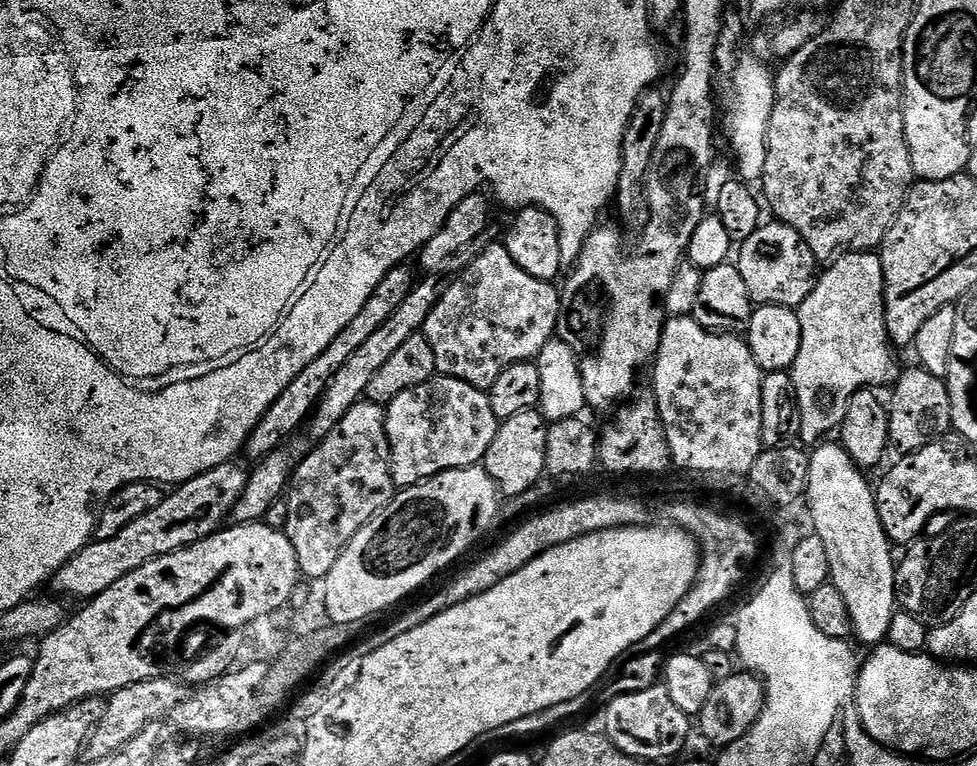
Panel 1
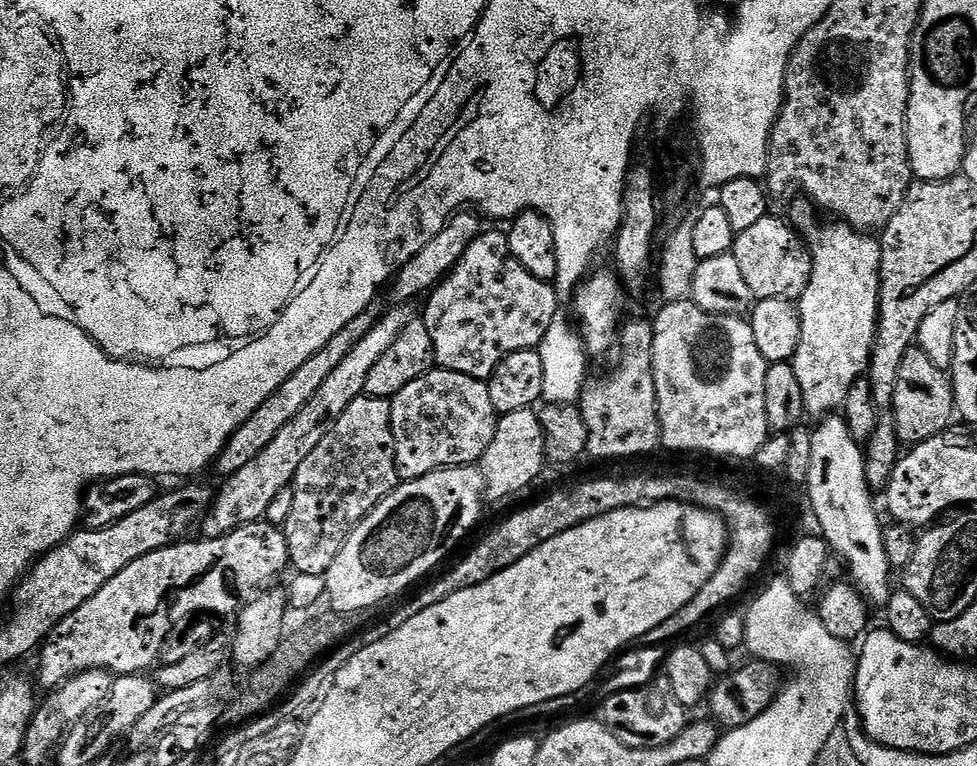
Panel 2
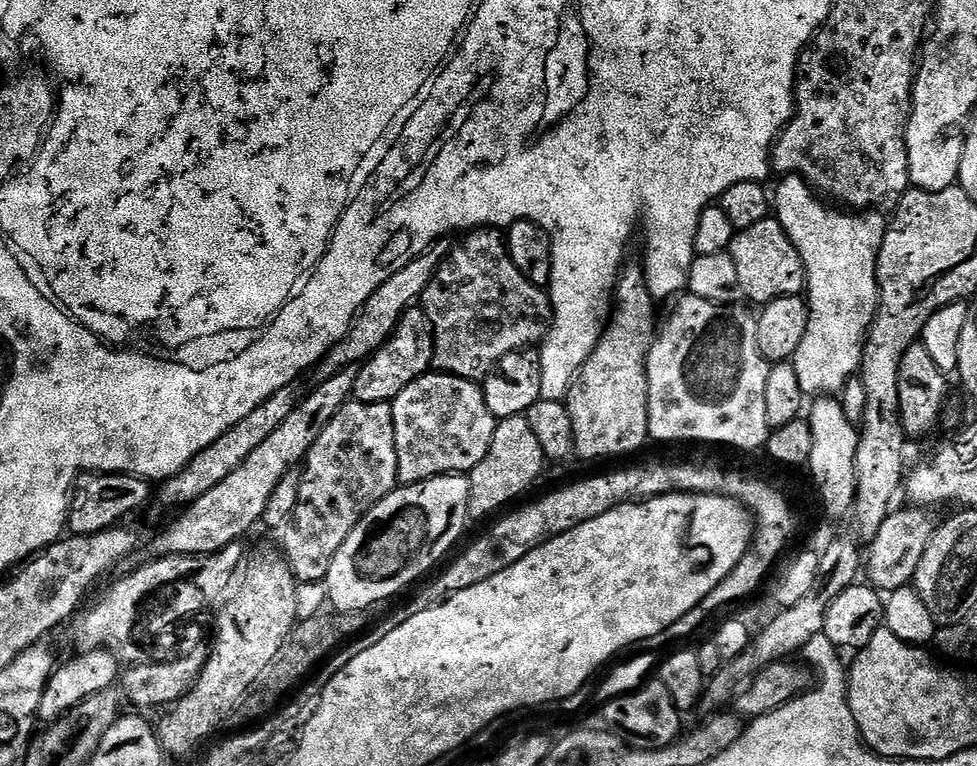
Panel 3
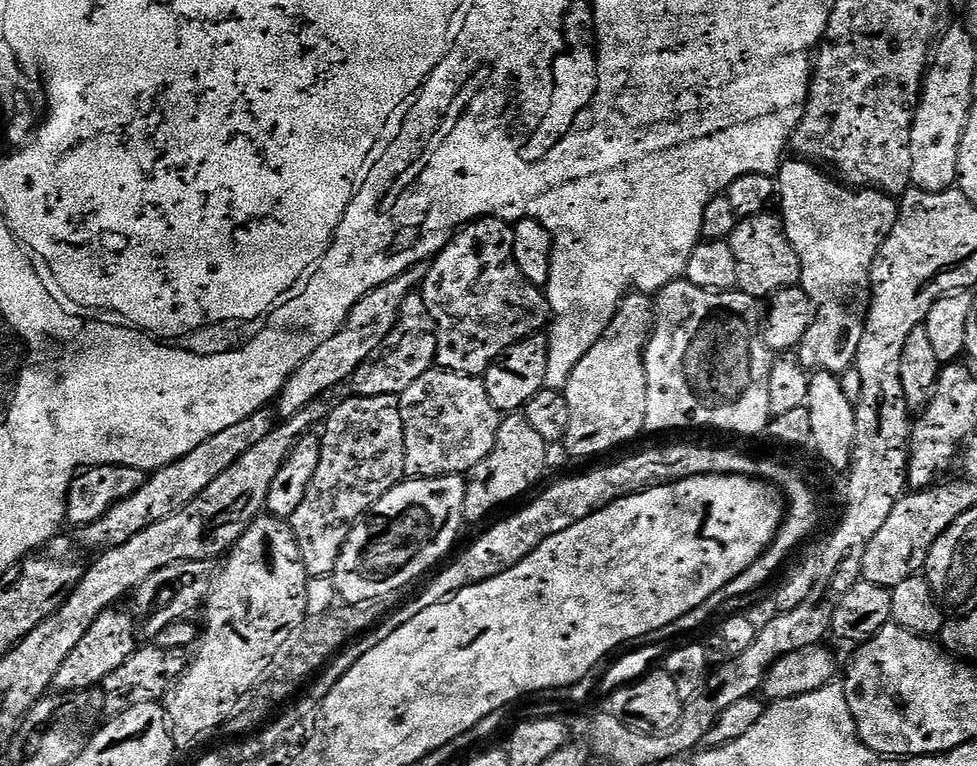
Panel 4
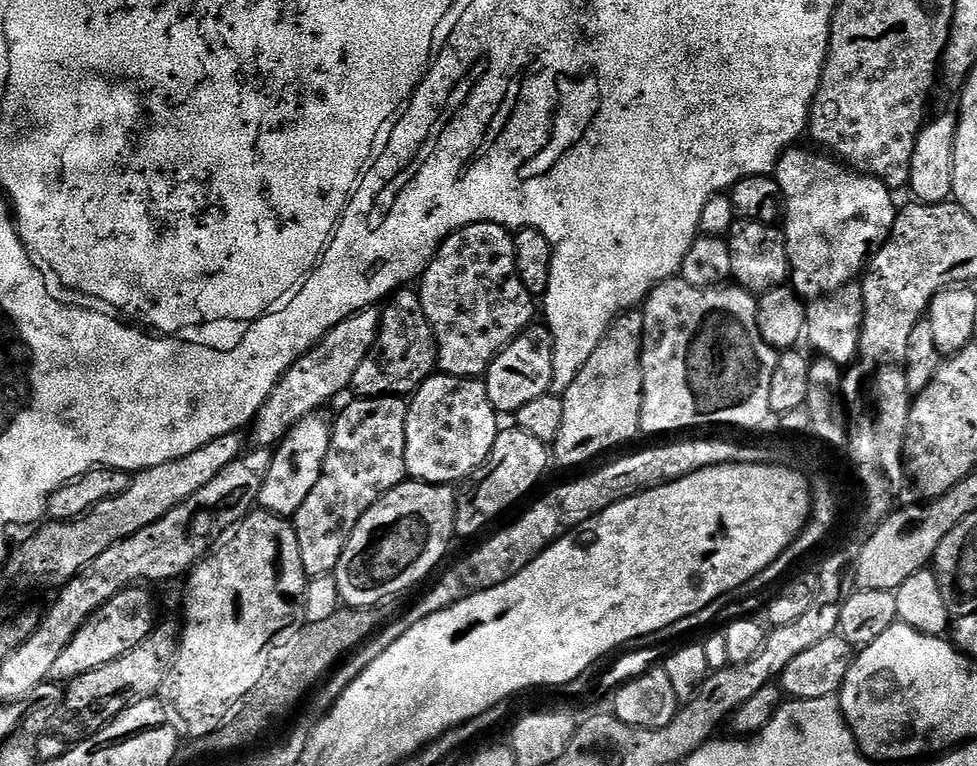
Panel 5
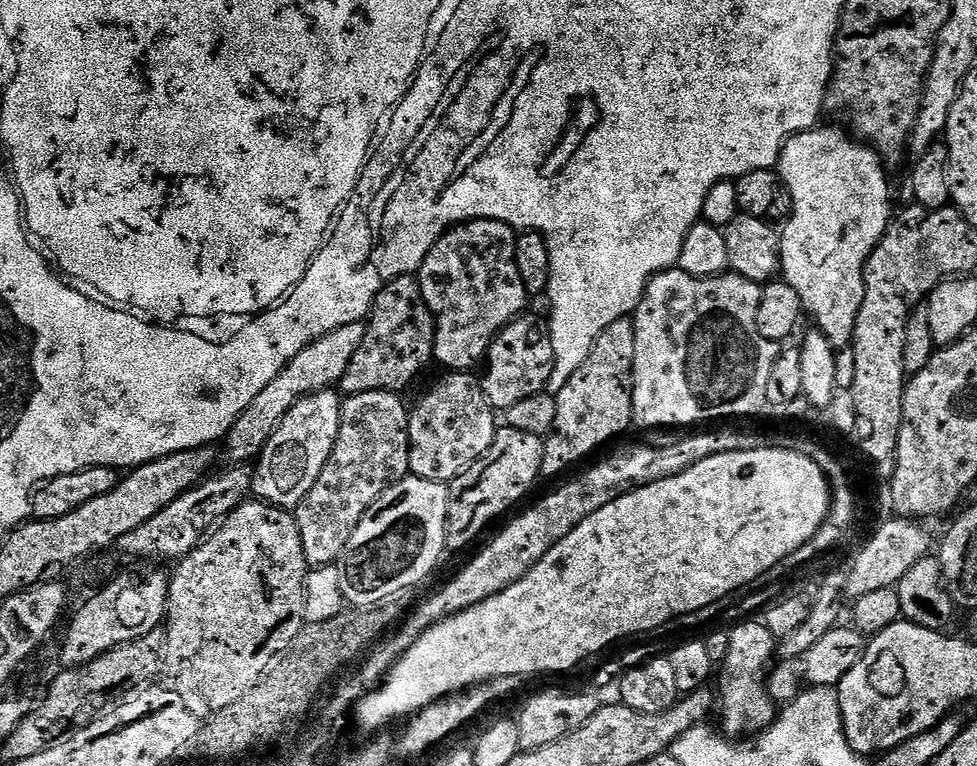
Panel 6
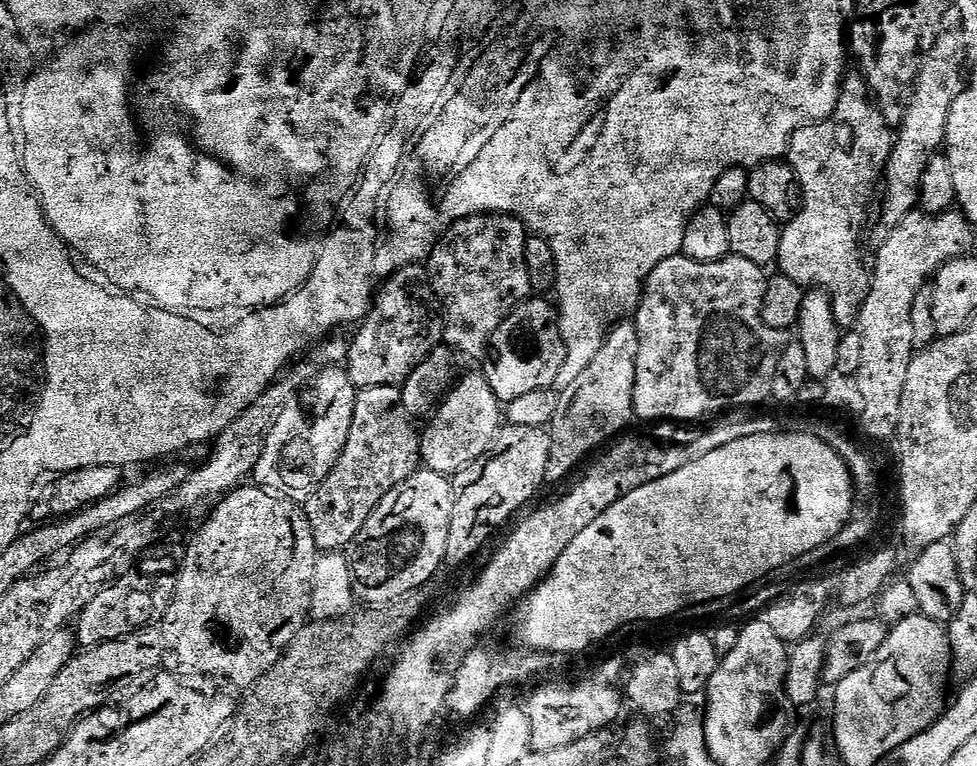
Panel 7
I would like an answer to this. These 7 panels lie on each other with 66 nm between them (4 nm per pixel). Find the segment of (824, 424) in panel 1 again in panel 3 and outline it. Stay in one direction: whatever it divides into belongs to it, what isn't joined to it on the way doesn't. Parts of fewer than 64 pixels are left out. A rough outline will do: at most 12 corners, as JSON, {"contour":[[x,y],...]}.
{"contour":[[802,177],[774,216],[804,263],[804,393],[843,393],[880,302],[889,221],[835,212]]}

